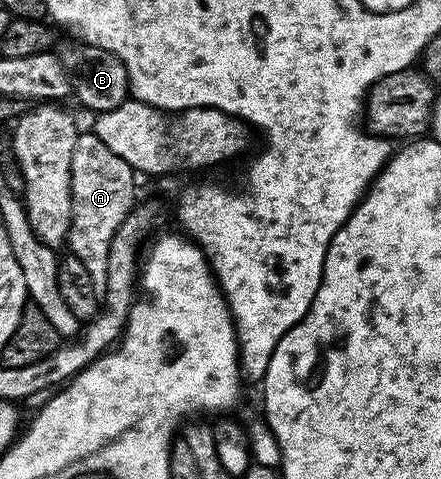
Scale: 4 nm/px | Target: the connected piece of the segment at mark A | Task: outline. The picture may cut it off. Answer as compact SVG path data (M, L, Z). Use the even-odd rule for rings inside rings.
M80 133L77 137L77 145L73 145L73 161L71 162L71 228L67 230L66 246L70 254L85 265L85 270L89 273L93 281L93 289L103 292L107 287L107 270L109 269L109 249L113 245L113 237L117 229L125 221L125 217L130 213L132 207L136 206L135 199L135 179L136 172L113 149L108 149L105 144L93 133Z

